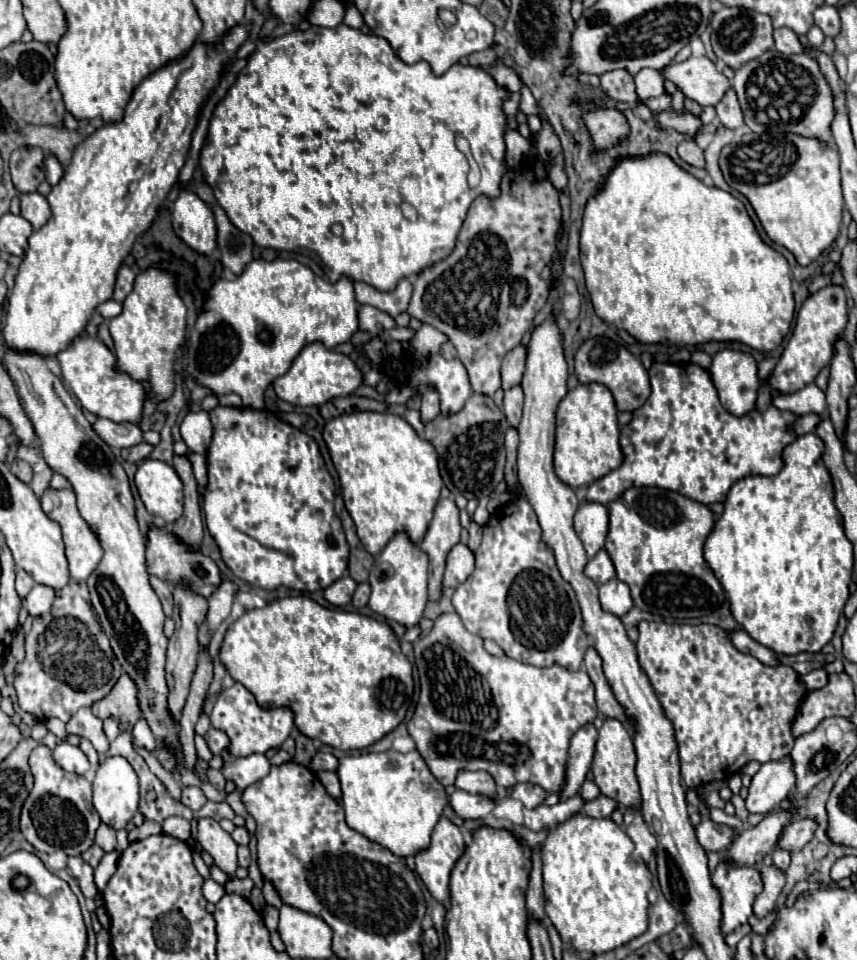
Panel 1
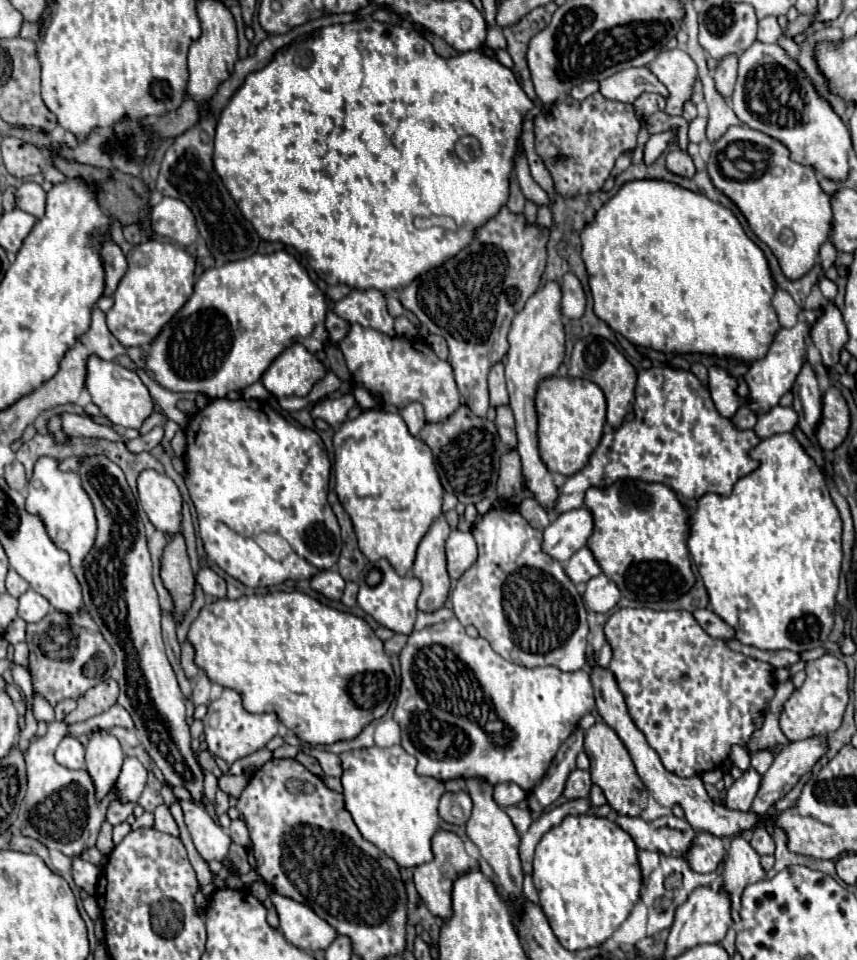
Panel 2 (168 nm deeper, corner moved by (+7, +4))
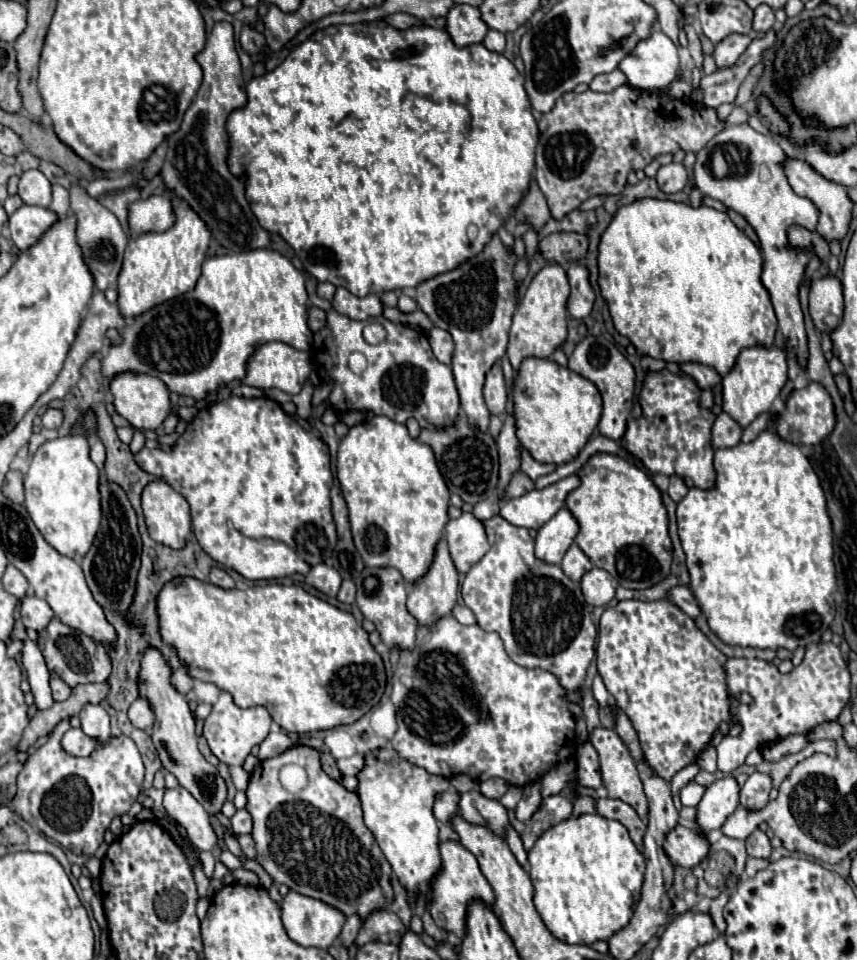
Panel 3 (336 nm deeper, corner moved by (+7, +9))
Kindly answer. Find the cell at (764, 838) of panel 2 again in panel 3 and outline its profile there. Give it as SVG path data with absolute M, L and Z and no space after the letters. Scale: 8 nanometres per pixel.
M755 830L745 840L745 846L747 846L747 854L751 858L769 858L771 856L771 842L769 842L767 834L761 830Z

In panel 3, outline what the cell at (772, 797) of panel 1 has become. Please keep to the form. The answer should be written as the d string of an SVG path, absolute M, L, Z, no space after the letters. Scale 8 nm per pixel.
M733 776L715 780L705 788L705 794L697 804L695 832L707 838L711 830L723 826L723 822L737 810L737 806L739 806L737 780Z

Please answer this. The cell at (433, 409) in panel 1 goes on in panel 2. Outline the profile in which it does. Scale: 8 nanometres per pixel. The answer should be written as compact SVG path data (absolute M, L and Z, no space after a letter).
M409 403L401 411L401 415L403 415L403 419L405 419L407 427L409 427L409 433L417 437L419 431L421 431L421 427L425 425L425 409L423 409L423 405L421 403Z

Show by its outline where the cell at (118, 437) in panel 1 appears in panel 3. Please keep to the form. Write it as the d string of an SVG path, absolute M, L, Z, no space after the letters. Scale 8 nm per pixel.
M49 408L49 410L41 416L43 428L59 428L59 426L61 426L61 420L63 420L61 410L53 410L53 408Z

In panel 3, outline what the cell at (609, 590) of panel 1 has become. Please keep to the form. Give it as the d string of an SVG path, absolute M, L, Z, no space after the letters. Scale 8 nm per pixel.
M591 568L583 578L581 578L581 588L585 602L591 606L607 606L615 598L615 588L617 582L609 576L609 572L601 568Z

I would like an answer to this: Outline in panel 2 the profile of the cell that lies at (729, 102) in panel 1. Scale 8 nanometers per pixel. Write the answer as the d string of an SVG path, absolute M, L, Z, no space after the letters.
M725 57L719 61L719 67L715 69L715 89L717 93L727 101L733 95L737 79L737 57Z

